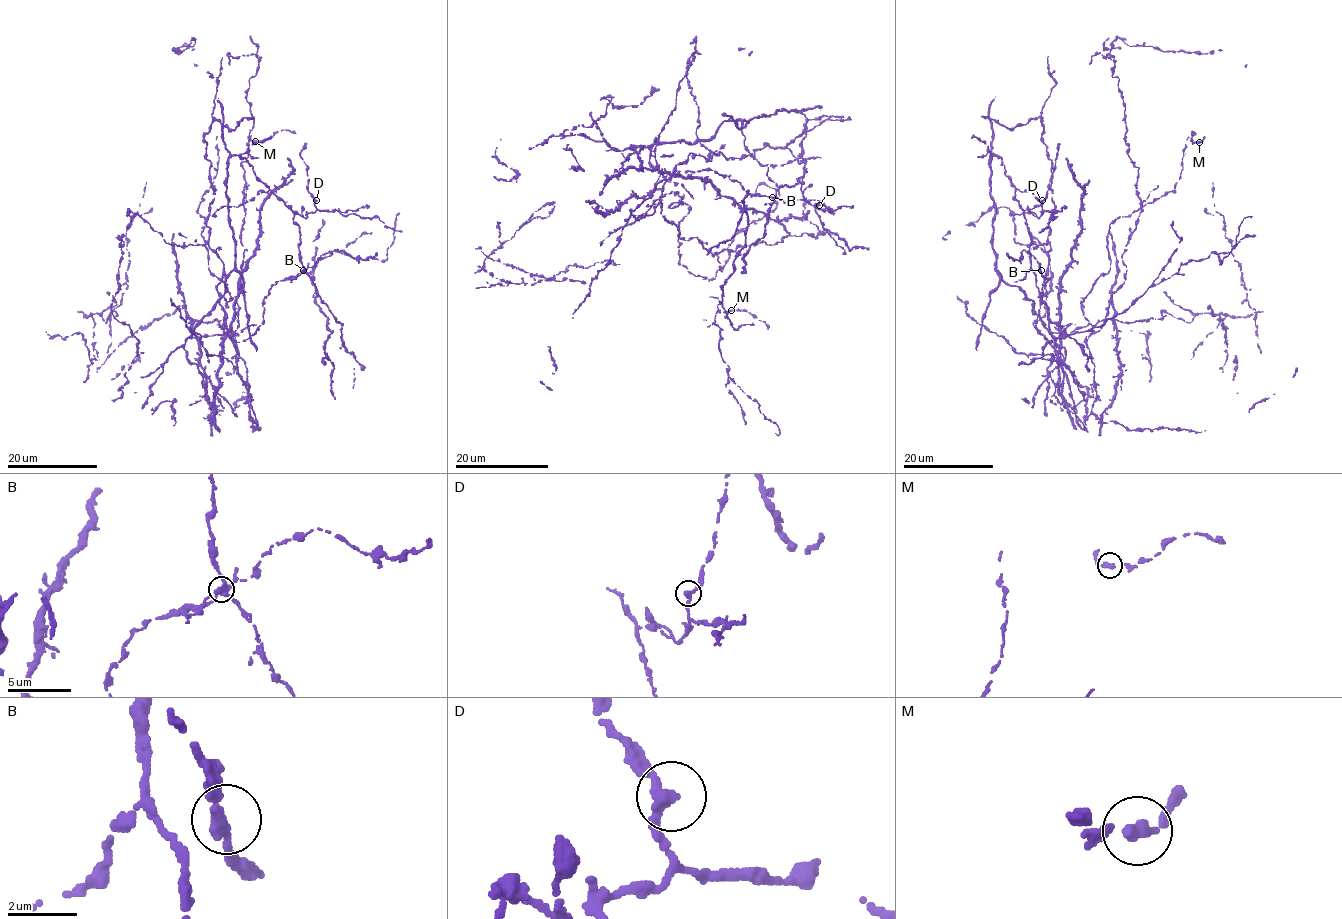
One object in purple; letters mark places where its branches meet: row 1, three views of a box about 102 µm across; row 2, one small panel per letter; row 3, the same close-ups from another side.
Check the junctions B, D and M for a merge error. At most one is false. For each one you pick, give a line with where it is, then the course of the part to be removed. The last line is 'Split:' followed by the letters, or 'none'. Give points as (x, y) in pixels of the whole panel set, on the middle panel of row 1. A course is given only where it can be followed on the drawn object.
Split: none

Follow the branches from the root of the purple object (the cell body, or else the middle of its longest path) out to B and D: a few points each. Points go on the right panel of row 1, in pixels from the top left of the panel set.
B: (1051, 378), (1055, 340), (1032, 301), (996, 267), (991, 154), (1000, 156), (1026, 220), (1030, 268), (1041, 270)
D: (1051, 378), (1055, 340), (1032, 301), (996, 267), (991, 154), (1000, 156), (1025, 213), (1039, 217), (1042, 201)

